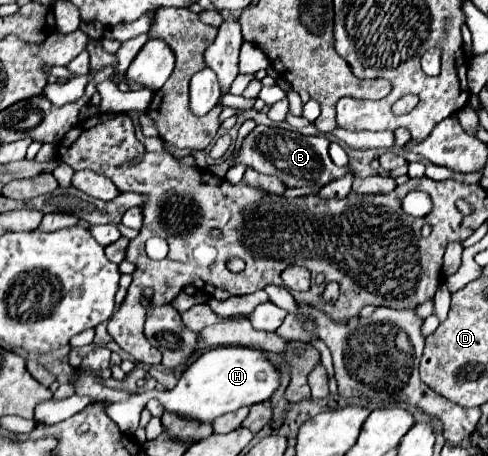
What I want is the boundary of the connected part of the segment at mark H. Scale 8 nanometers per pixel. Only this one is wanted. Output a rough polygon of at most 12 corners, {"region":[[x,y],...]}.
{"region":[[261,351],[199,355],[163,409],[199,423],[267,401],[279,373]]}

